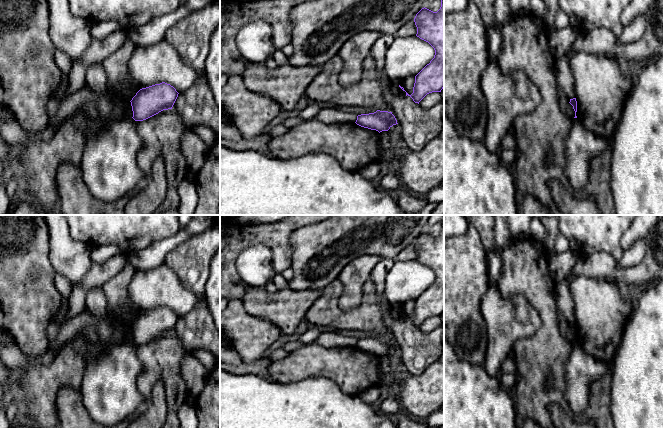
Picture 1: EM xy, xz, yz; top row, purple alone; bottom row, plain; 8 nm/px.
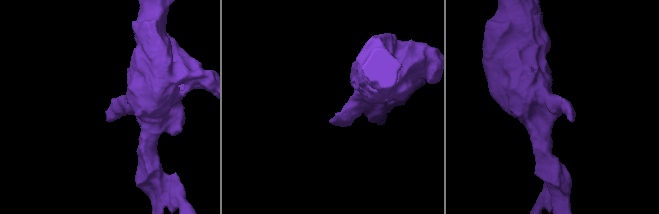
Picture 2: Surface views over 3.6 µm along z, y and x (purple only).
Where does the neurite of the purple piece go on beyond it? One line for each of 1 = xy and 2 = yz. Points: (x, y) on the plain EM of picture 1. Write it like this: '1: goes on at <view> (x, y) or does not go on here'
1: does not go on here
2: does not go on here

